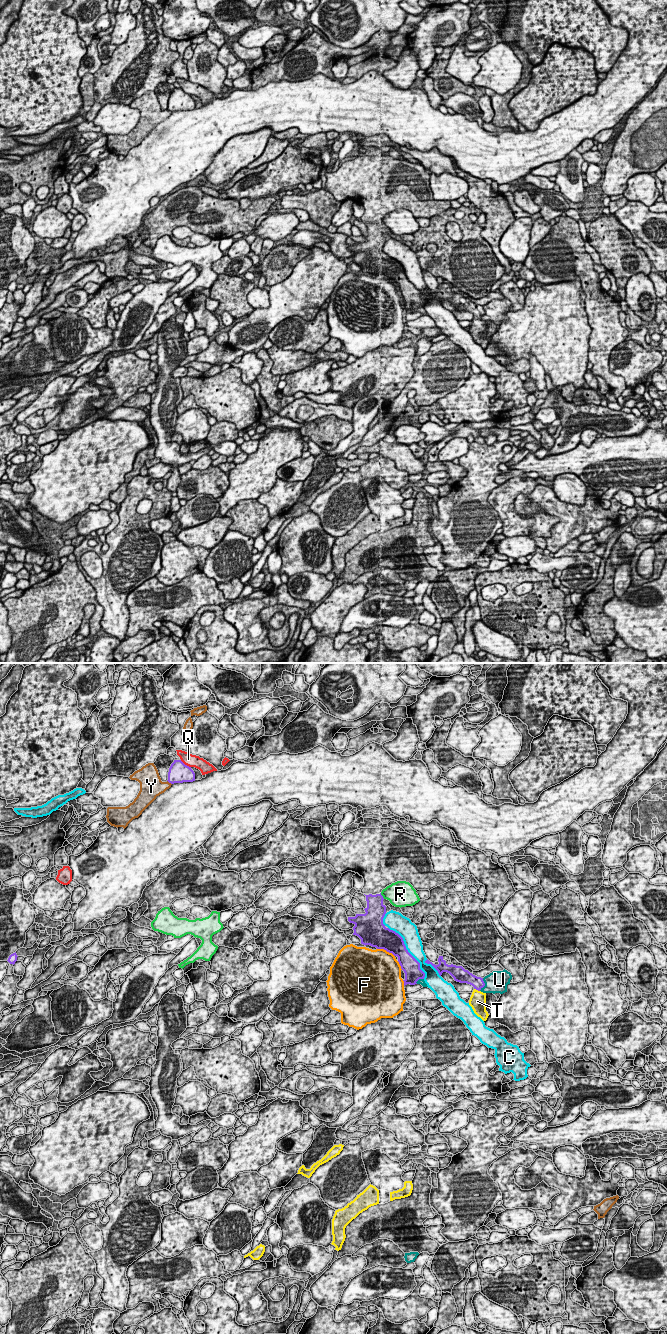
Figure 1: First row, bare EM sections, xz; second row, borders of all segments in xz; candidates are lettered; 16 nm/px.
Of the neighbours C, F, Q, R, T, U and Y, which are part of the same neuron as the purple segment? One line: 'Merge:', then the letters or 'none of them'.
Merge: T

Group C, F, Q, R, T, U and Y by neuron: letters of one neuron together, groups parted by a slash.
C / F / Q / R / T / U / Y

